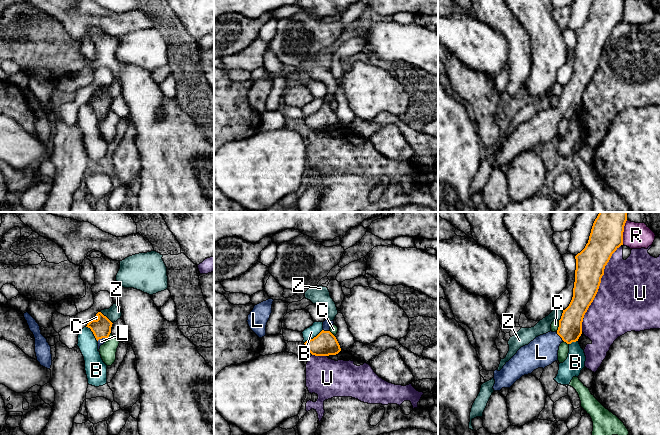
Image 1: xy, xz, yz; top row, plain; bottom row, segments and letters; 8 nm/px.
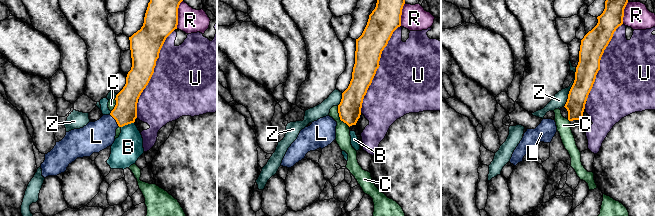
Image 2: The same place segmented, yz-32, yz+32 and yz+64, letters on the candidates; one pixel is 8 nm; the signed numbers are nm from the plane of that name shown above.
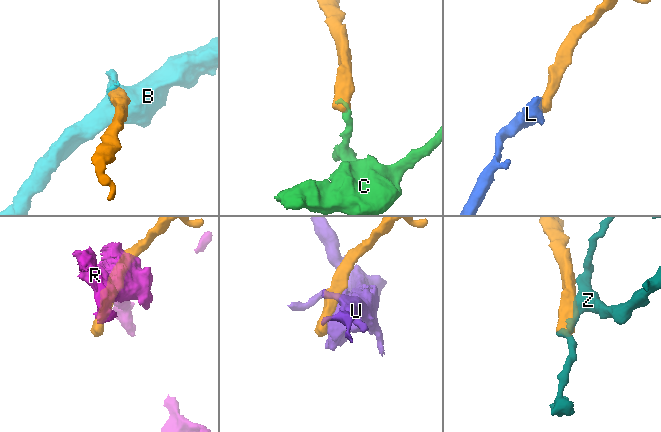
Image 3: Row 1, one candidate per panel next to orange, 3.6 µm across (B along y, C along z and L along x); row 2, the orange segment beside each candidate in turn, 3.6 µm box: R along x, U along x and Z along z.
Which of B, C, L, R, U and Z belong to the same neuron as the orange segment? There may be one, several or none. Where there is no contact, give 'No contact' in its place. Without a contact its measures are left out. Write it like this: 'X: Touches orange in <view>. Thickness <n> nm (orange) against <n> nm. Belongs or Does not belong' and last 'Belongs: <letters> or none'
B: Touches orange in xz. Thickness 190 nm (orange) against 90 nm. Does not belong
C: Touches orange in yz. Thickness 190 nm (orange) against 60 nm. Does not belong
L: Touches orange in yz. Thickness 190 nm (orange) against 240 nm. Belongs
R: Touches orange in yz. Thickness 260 nm (orange) against 200 nm. Does not belong
U: Touches orange in yz. Thickness 240 nm (orange) against 500 nm. Does not belong
Z: Touches orange in xy. Thickness 160 nm (orange) against 120 nm. Does not belong
Belongs: L

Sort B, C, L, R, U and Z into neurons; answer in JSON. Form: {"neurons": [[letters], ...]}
{"neurons": [["B"], ["C"], ["L"], ["R"], ["U"], ["Z"]]}

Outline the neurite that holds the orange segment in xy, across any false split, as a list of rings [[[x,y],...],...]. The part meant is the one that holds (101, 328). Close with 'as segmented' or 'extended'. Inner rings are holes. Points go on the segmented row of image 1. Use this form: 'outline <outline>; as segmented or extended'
outline [[[101,312],[96,314],[97,320],[91,320],[86,327],[90,328],[93,332],[97,342],[98,351],[100,346],[103,345],[111,333],[112,322],[104,316]]]; extended

